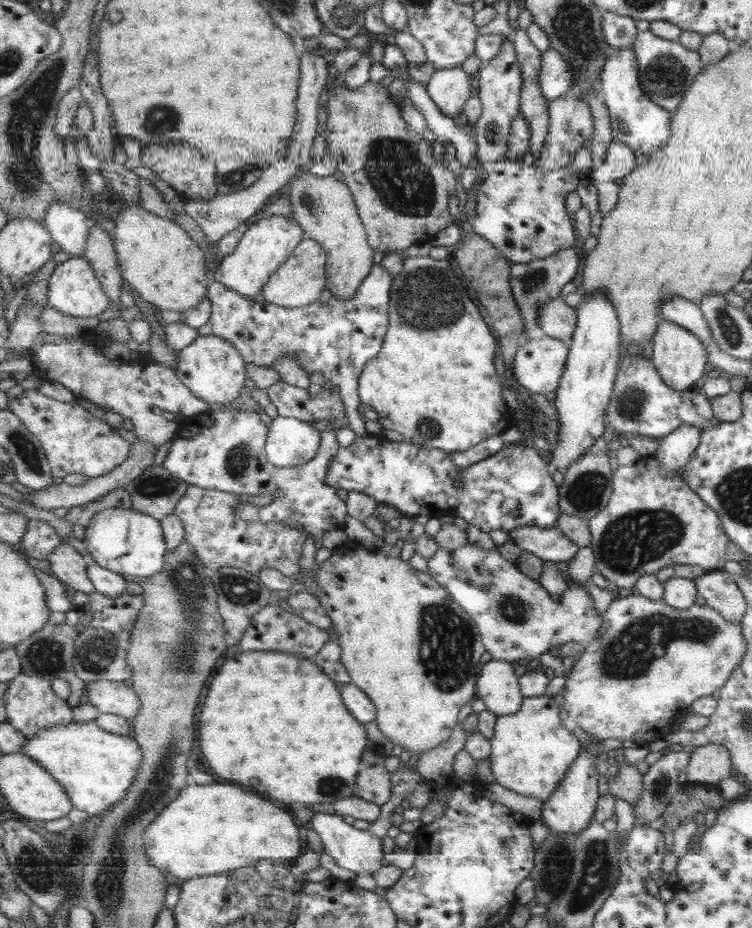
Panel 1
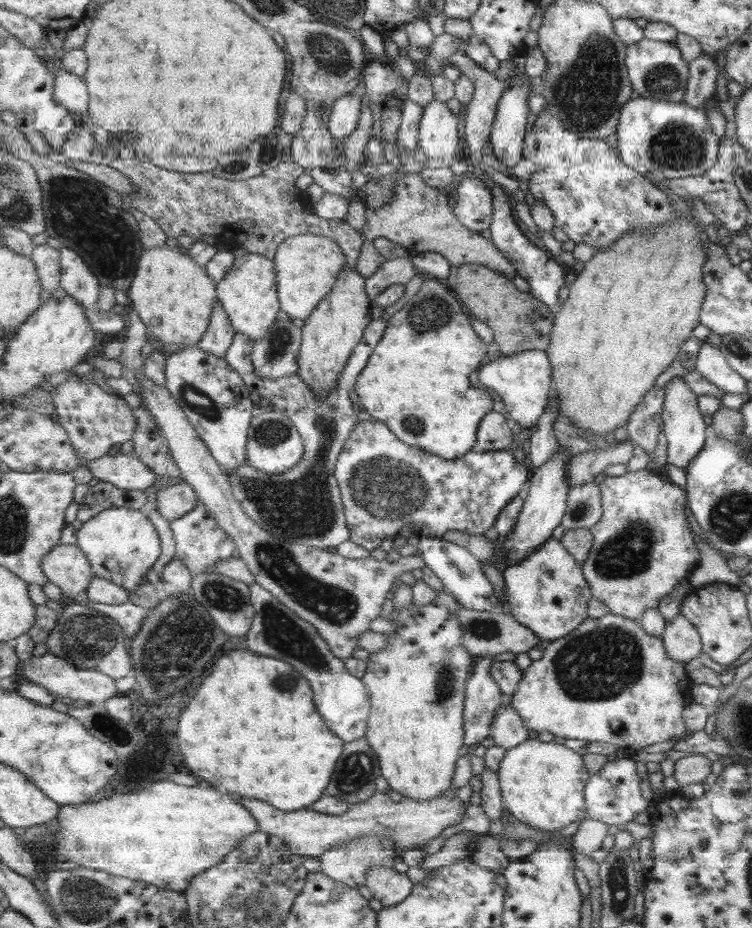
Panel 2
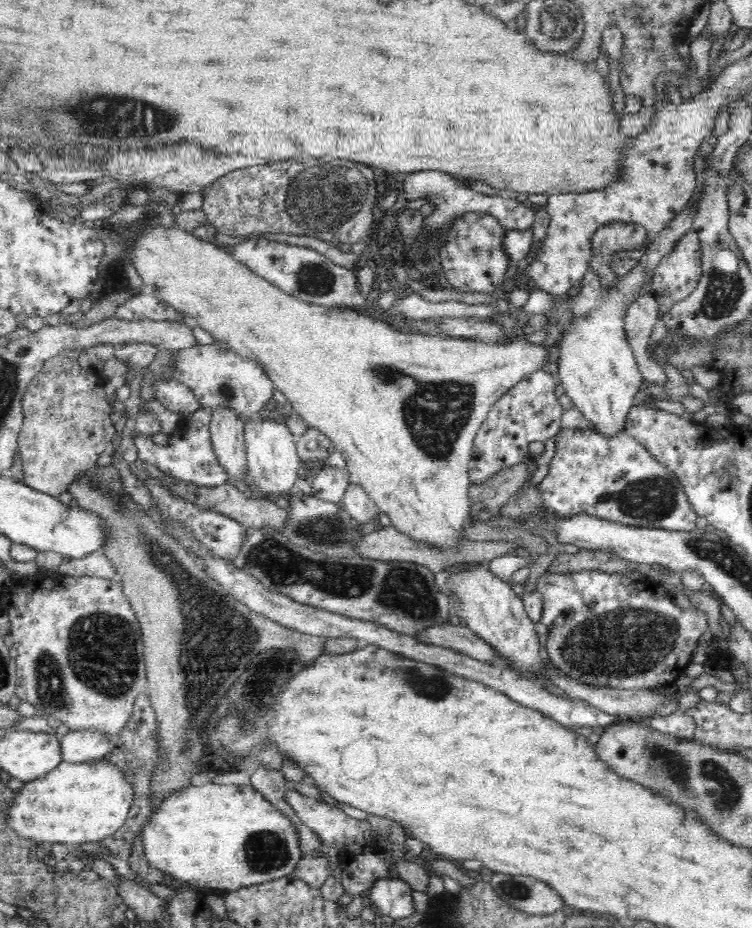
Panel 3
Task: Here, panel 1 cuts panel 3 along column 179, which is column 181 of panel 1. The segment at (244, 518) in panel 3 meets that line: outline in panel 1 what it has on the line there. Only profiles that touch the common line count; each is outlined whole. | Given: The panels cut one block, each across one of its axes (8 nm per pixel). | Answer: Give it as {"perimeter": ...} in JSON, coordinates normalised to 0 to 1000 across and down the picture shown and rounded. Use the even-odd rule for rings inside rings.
{"perimeter":[[[217,501],[201,502],[180,515],[169,525],[168,528],[174,532],[176,548],[180,548],[189,554],[199,555],[202,558],[217,561],[222,556],[231,553],[238,540],[246,533],[251,522],[241,515],[231,513],[222,508]]]}

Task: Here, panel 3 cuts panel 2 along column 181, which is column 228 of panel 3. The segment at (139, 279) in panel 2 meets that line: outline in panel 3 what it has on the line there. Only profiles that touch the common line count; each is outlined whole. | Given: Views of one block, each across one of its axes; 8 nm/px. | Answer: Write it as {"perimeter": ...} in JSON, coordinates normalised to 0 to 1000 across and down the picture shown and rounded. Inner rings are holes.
{"perimeter":[[[191,240],[186,248],[181,250],[181,256],[170,263],[172,281],[181,288],[181,293],[191,306],[194,313],[202,315],[210,322],[219,328],[229,330],[239,337],[261,344],[262,350],[279,358],[286,366],[294,366],[303,371],[303,377],[311,378],[322,386],[344,391],[352,399],[352,402],[360,407],[363,415],[374,421],[387,435],[390,441],[402,447],[402,450],[415,461],[426,462],[445,480],[445,486],[455,488],[460,496],[463,508],[467,511],[467,517],[476,520],[487,527],[492,538],[501,543],[507,553],[507,560],[523,566],[537,577],[570,584],[577,588],[588,591],[601,591],[612,580],[614,572],[621,567],[625,559],[624,527],[626,524],[624,499],[628,495],[629,481],[632,480],[632,468],[637,464],[648,446],[652,444],[656,435],[678,418],[685,417],[693,407],[711,399],[718,399],[723,390],[734,386],[741,388],[741,379],[734,380],[733,376],[722,372],[710,372],[702,367],[689,364],[678,366],[677,371],[660,370],[649,371],[628,365],[608,365],[601,363],[588,363],[585,361],[556,361],[548,358],[532,358],[523,355],[511,347],[500,347],[467,332],[459,336],[455,333],[438,332],[422,328],[412,328],[400,324],[398,321],[380,317],[352,300],[338,295],[330,287],[319,283],[305,267],[298,267],[287,261],[274,261],[255,253],[255,249],[245,248],[243,245],[227,241],[221,244],[195,244]]]}

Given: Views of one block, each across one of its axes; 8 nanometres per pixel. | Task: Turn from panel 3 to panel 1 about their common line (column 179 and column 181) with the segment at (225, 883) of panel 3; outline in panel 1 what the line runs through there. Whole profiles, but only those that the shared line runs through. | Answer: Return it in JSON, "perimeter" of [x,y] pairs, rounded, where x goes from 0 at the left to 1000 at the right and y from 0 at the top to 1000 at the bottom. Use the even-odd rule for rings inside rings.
{"perimeter":[[[249,847],[249,851],[195,890],[190,901],[195,923],[237,953],[265,944],[342,933],[342,929],[352,925],[384,930],[398,925],[407,912],[403,892],[387,871],[376,871],[320,847]]]}

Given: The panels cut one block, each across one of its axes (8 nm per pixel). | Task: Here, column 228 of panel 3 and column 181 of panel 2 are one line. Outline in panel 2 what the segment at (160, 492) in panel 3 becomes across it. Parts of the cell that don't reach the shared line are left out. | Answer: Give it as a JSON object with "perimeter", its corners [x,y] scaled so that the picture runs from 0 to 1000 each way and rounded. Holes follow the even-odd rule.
{"perimeter":[[[265,542],[255,552],[227,564],[227,571],[233,579],[235,600],[257,619],[283,616],[285,610],[293,603],[313,599],[314,584],[289,565],[286,555],[281,554],[270,542]]]}

